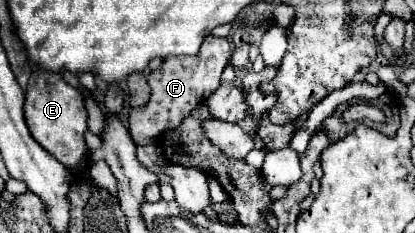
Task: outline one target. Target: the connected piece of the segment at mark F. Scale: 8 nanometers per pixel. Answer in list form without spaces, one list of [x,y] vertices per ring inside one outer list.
[[[207,36],[197,56],[169,56],[163,60],[161,68],[149,74],[149,86],[151,86],[151,98],[145,106],[139,106],[131,112],[131,124],[129,132],[137,146],[149,144],[149,140],[155,140],[161,132],[177,128],[191,110],[207,100],[221,84],[221,72],[227,66],[231,58],[231,44],[227,38],[215,38]]]

